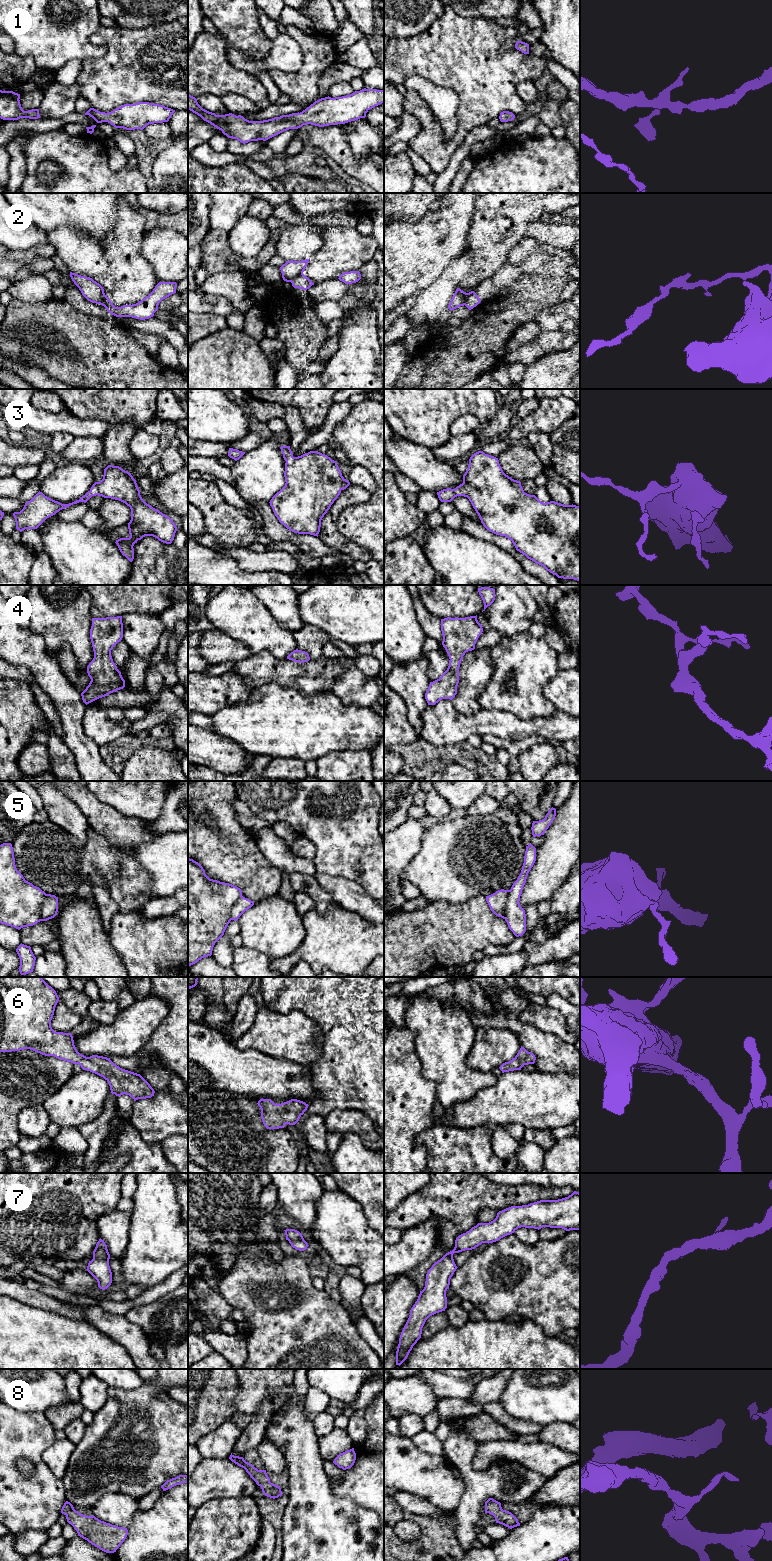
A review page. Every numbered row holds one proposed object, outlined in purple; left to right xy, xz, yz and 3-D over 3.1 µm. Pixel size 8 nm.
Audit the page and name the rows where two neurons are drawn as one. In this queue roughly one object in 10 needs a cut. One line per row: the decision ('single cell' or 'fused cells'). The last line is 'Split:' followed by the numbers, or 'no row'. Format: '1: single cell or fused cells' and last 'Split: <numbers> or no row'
1: single cell
2: fused cells
3: single cell
4: single cell
5: single cell
6: single cell
7: single cell
8: single cell
Split: 2

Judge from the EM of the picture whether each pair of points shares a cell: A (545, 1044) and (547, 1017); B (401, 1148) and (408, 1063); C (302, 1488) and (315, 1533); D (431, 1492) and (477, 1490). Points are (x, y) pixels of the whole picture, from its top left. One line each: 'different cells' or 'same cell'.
A: different cells
B: same cell
C: same cell
D: different cells

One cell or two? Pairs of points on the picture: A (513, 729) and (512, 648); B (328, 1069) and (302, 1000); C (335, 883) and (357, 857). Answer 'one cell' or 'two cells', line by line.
A: two cells
B: one cell
C: two cells

